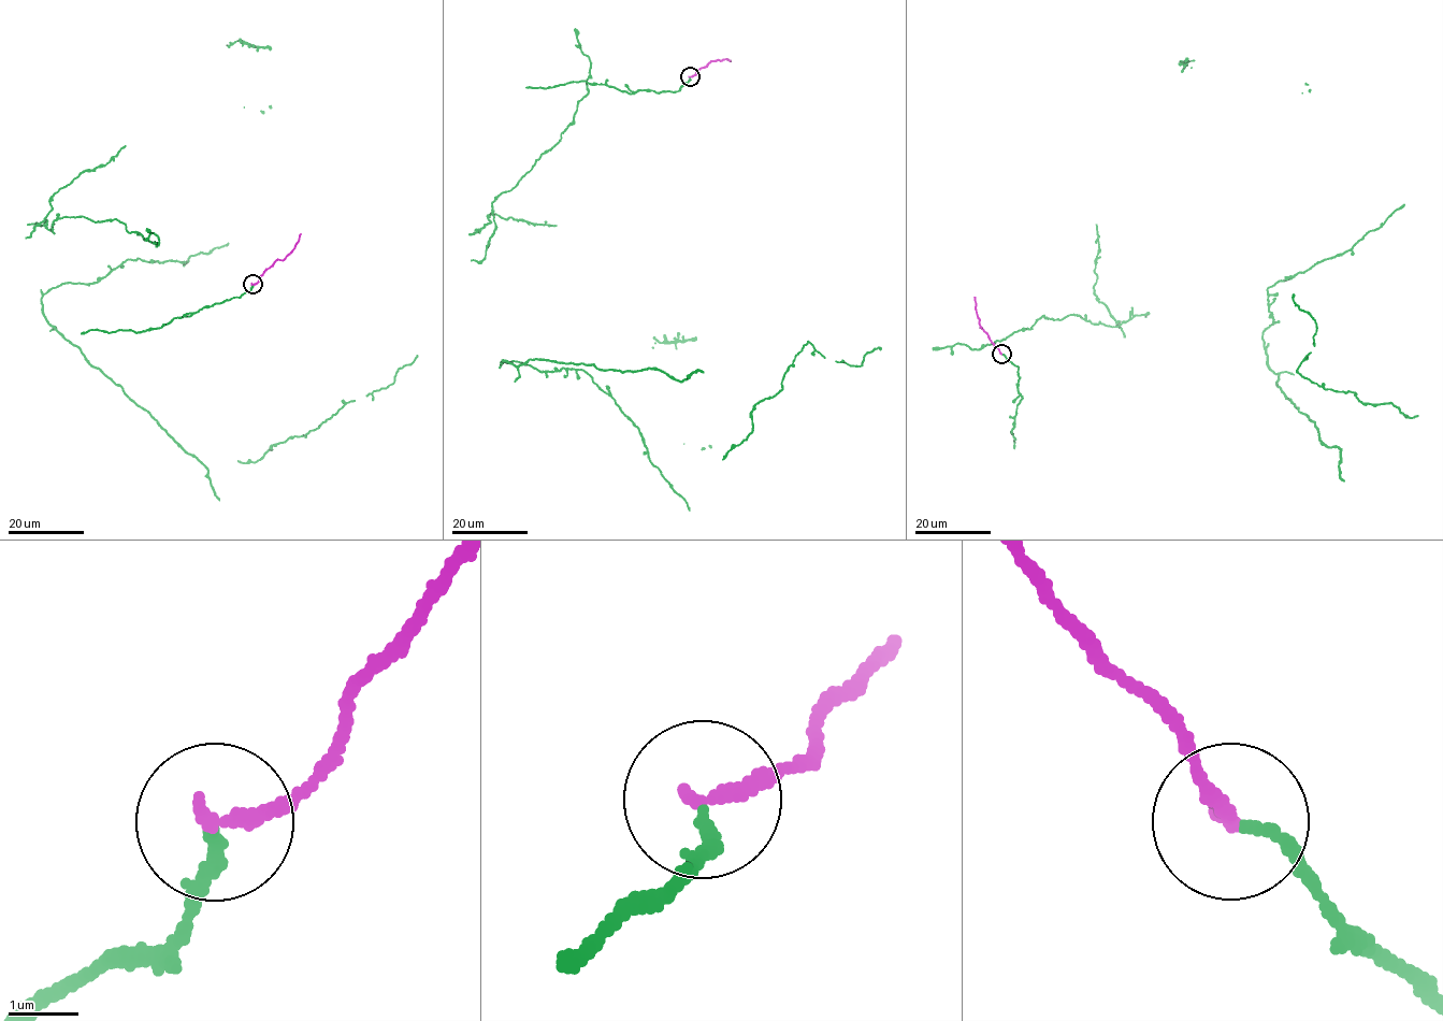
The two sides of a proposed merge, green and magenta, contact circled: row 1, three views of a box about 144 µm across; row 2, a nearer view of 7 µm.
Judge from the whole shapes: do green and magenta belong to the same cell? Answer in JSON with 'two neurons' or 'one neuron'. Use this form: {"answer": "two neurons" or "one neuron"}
{"answer": "one neuron"}

